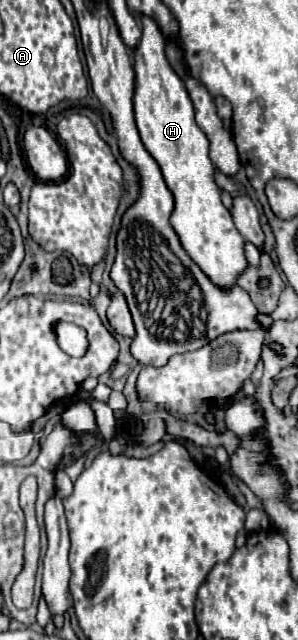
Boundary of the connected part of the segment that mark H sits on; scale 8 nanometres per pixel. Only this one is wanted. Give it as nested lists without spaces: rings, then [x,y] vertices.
[[[147,16],[141,18],[143,36],[133,52],[135,68],[135,120],[147,152],[159,164],[165,184],[175,198],[171,226],[177,232],[181,246],[193,262],[209,276],[209,280],[229,290],[237,278],[249,268],[245,258],[245,240],[239,236],[231,212],[221,202],[221,192],[215,184],[215,168],[209,158],[209,144],[203,130],[195,124],[193,104],[183,88],[183,80],[175,76],[163,52],[163,34]]]

